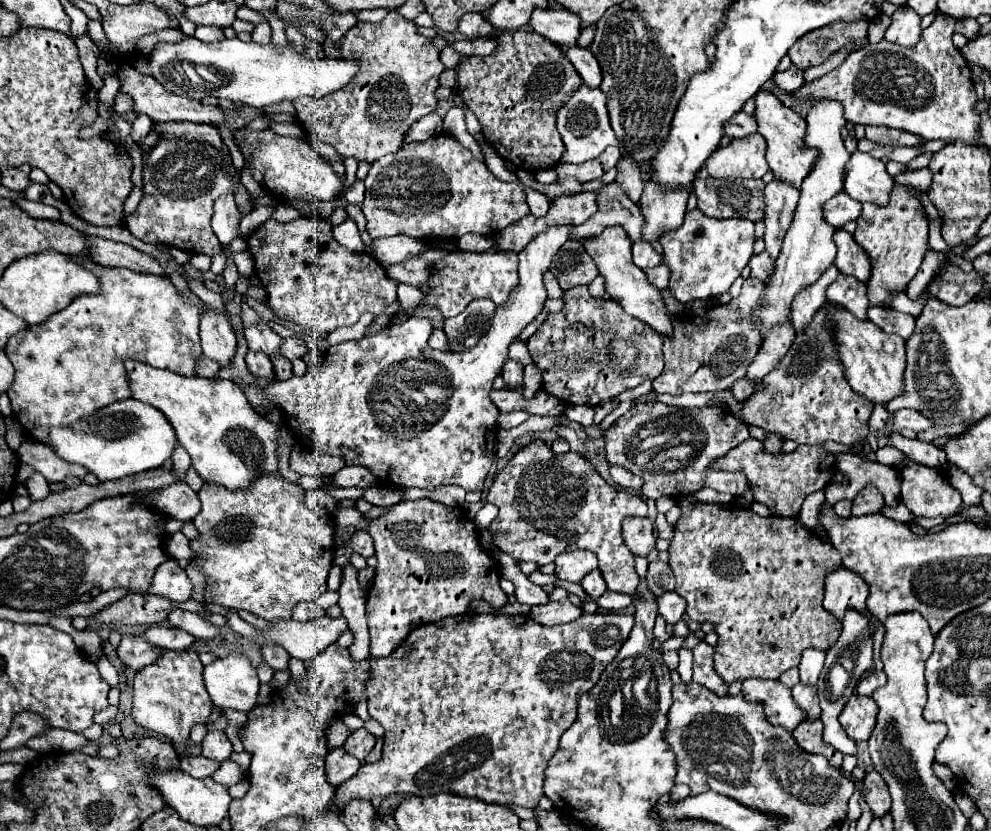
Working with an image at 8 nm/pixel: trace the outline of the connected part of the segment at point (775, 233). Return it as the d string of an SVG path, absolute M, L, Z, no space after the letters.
M773 179L765 185L765 249L775 261L781 253L781 243L787 227L793 221L793 213L799 201L799 191L789 183Z

